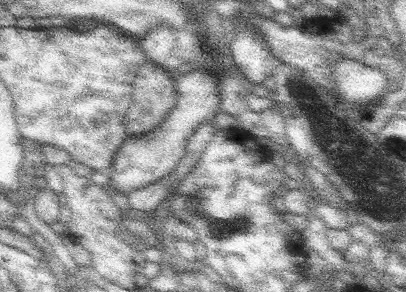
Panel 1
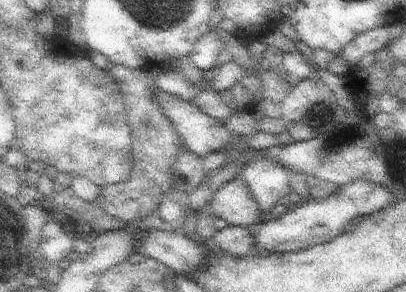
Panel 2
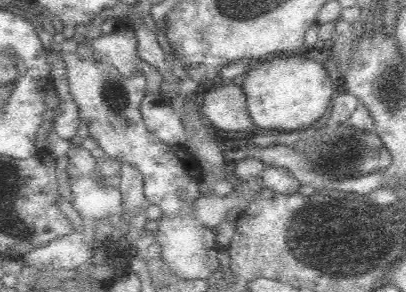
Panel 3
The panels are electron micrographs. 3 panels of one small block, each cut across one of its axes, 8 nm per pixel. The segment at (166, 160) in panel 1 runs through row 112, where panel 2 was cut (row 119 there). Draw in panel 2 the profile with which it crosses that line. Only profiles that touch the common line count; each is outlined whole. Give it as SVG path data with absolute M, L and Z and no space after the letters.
M155 90L153 96L155 104L159 104L161 112L171 120L175 132L183 140L183 146L193 154L203 158L209 152L221 150L231 142L233 132L229 130L229 126L219 124L197 106L163 90Z

